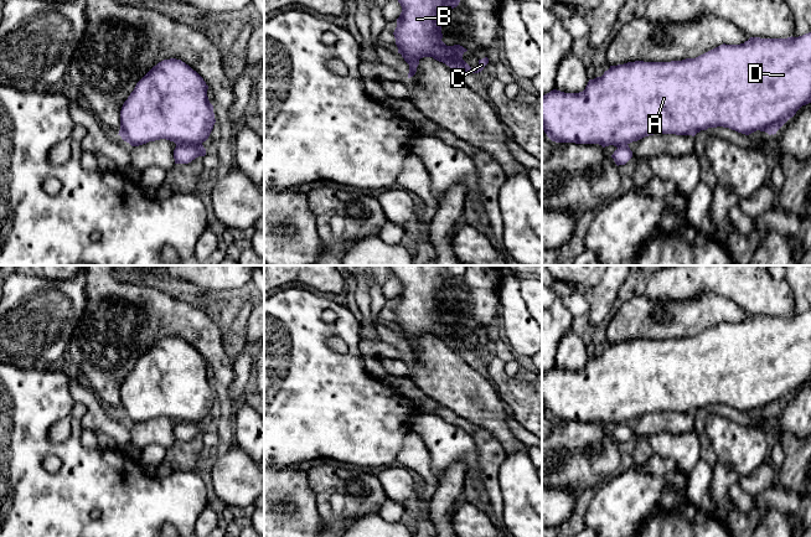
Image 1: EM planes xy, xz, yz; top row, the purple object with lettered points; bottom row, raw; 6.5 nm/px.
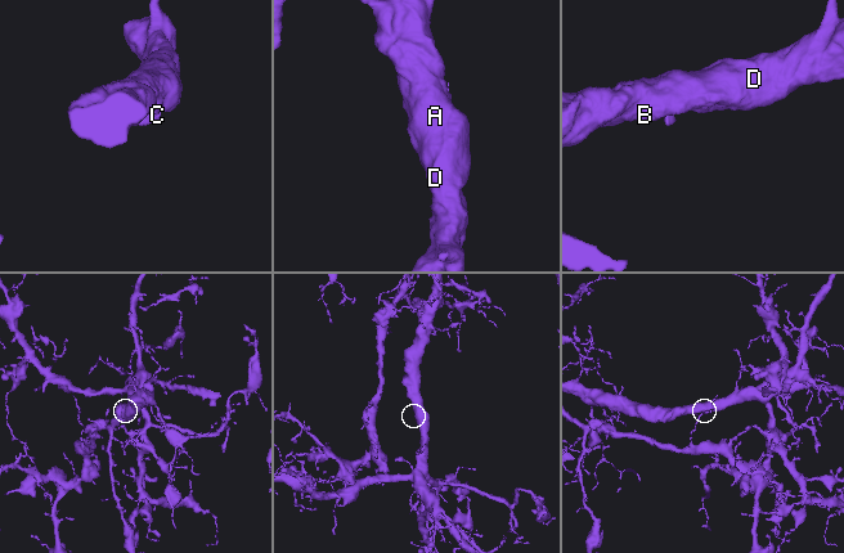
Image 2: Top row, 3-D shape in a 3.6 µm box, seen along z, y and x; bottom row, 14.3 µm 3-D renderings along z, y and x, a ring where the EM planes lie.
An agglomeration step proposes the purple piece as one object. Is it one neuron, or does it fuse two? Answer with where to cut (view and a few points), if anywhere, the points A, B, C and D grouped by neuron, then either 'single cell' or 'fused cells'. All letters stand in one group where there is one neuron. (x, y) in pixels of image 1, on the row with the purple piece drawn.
cut xy (201, 143), (176, 145); groups A B D / C; fused cells

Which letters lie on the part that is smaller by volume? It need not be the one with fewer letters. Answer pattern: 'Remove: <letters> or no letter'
Remove: C

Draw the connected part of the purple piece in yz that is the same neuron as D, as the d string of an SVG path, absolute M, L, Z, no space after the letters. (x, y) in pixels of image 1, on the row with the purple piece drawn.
M811 32L799 37L787 38L760 38L750 37L740 45L720 45L696 58L686 58L671 62L644 62L635 61L624 64L610 66L601 77L589 79L585 89L579 93L564 93L557 89L542 95L542 129L547 136L556 143L575 143L575 144L599 144L603 148L614 145L621 148L632 141L637 141L645 136L654 134L676 134L694 136L701 130L708 128L729 128L738 133L749 135L756 130L765 131L769 135L776 131L802 107L811 103Z

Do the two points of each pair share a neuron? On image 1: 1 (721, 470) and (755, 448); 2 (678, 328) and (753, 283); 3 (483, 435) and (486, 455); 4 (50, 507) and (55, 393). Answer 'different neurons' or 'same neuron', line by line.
1: different neurons
2: different neurons
3: same neuron
4: same neuron

